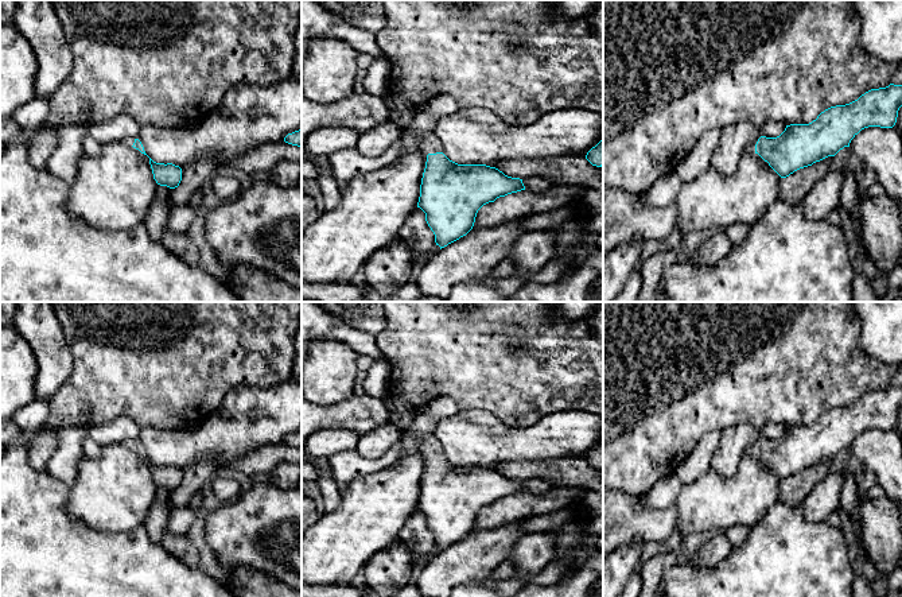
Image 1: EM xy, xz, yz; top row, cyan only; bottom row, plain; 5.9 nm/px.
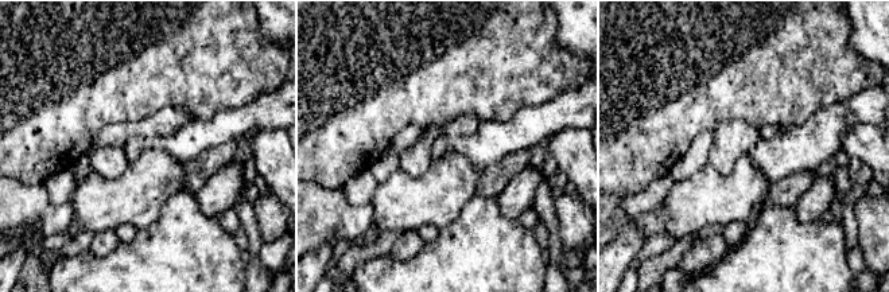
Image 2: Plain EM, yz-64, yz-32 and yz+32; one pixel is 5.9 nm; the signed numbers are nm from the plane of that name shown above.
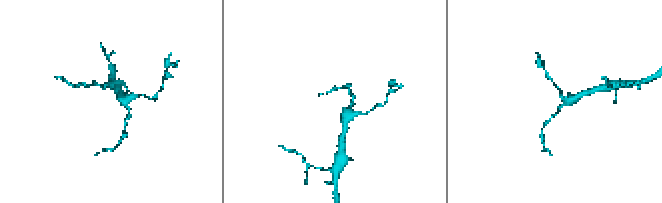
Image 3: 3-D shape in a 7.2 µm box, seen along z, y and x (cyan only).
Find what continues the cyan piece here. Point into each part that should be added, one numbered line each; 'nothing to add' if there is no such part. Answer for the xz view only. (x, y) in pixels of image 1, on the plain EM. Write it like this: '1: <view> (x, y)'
1: xz (430, 446)

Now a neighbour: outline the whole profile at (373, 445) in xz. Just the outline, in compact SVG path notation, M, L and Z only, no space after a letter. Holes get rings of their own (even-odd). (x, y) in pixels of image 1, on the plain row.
M390 422L358 438L355 450L366 460L381 458L401 438L403 433Z

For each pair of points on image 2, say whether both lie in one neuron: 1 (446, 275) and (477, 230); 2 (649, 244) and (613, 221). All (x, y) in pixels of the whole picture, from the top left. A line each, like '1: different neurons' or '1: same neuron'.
1: same neuron
2: different neurons

